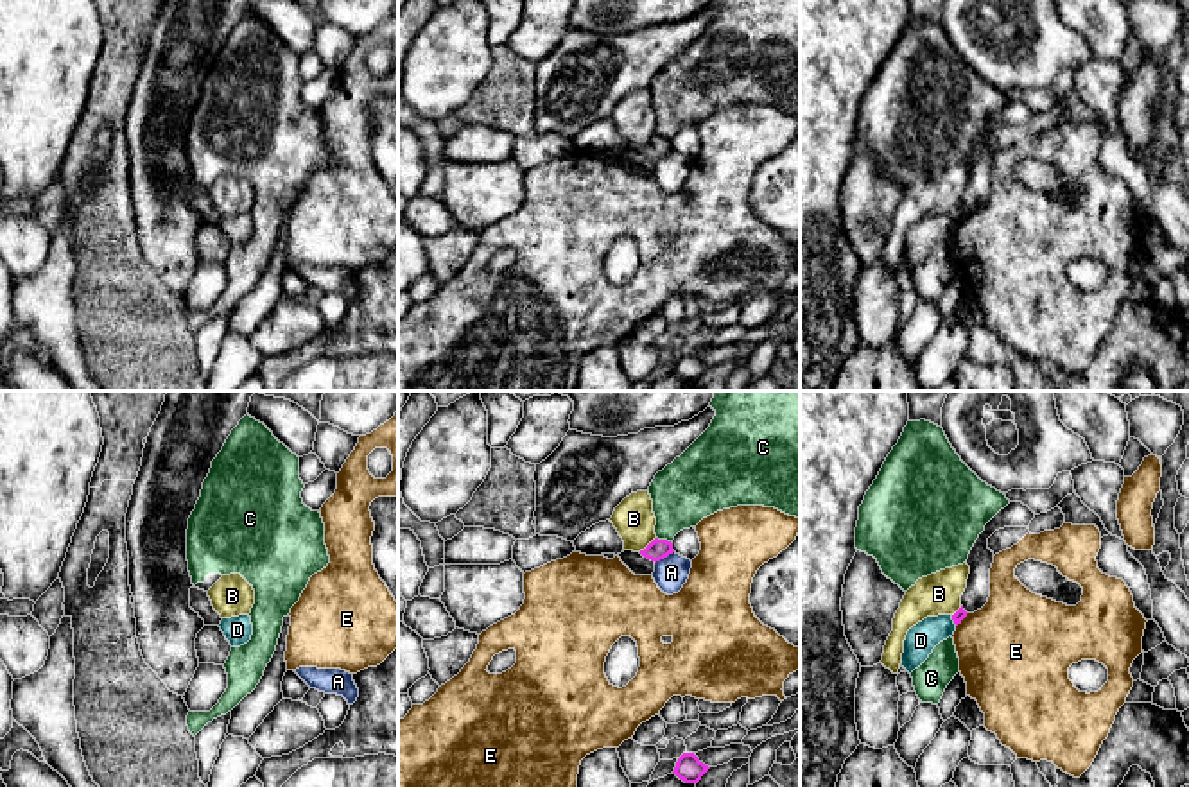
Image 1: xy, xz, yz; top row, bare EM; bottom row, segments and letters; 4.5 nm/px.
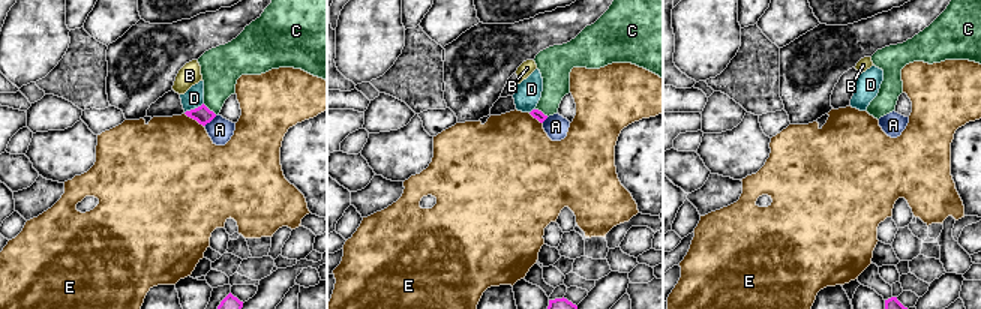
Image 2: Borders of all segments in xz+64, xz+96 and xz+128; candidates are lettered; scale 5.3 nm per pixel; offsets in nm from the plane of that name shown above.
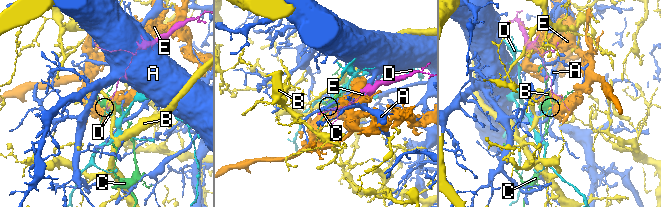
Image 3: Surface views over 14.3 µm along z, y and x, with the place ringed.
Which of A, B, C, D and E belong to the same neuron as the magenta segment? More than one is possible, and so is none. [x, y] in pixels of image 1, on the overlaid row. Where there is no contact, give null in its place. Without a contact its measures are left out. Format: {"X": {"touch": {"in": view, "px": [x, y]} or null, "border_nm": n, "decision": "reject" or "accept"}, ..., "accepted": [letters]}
{"A": {"touch": {"in": "xz", "px": [664, 556]}, "border_nm": 110, "decision": "reject"}, "B": {"touch": {"in": "xz", "px": [648, 545]}, "border_nm": 100, "decision": "reject"}, "C": {"touch": {"in": "xz", "px": [664, 540]}, "border_nm": 70, "decision": "reject"}, "D": {"touch": {"in": "yz", "px": [953, 619]}, "border_nm": 50, "decision": "reject"}, "E": {"touch": {"in": "yz", "px": [962, 619]}, "border_nm": 80, "decision": "reject"}, "accepted": []}

